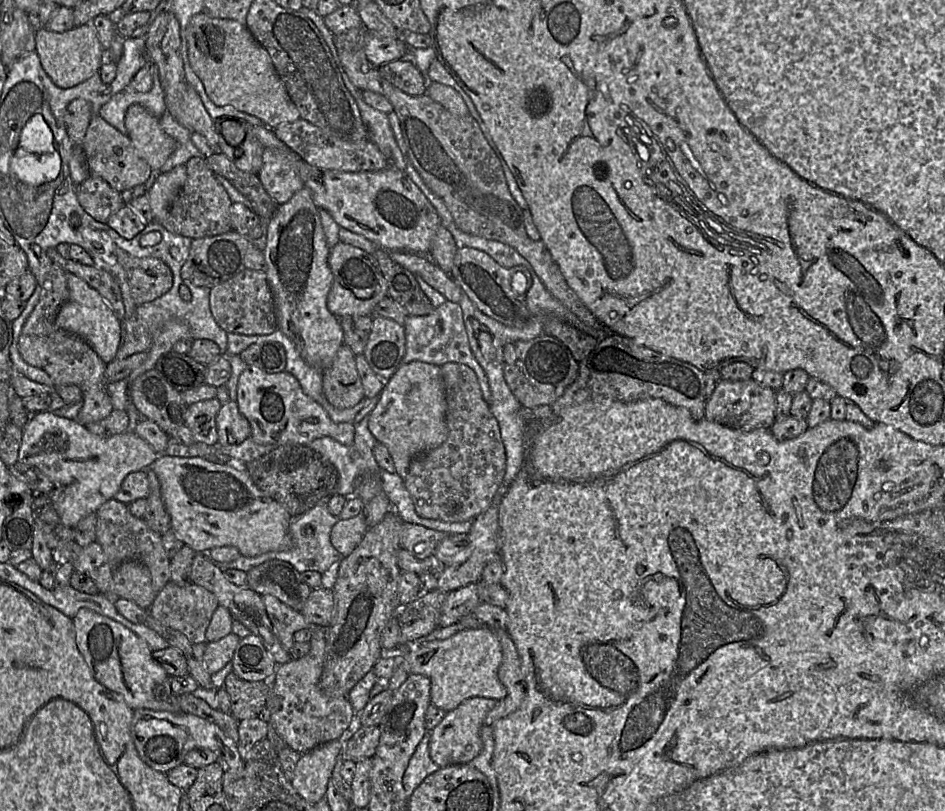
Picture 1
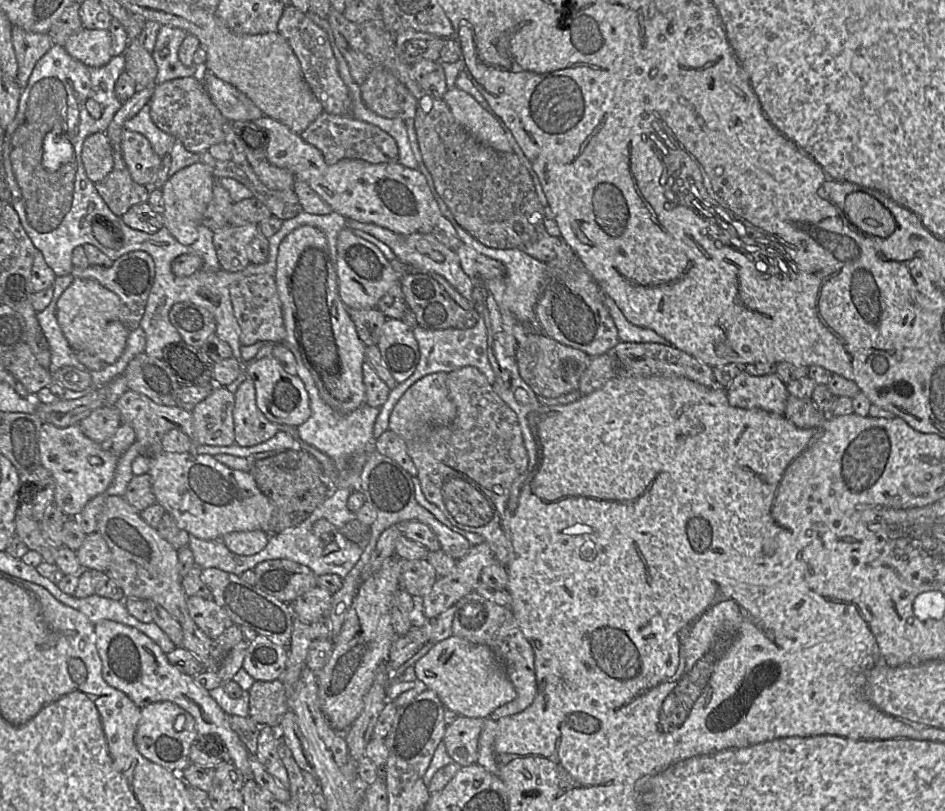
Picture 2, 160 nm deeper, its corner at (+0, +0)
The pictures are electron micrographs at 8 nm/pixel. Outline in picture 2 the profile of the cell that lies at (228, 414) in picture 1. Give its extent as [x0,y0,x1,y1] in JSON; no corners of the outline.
[234,379,280,447]

